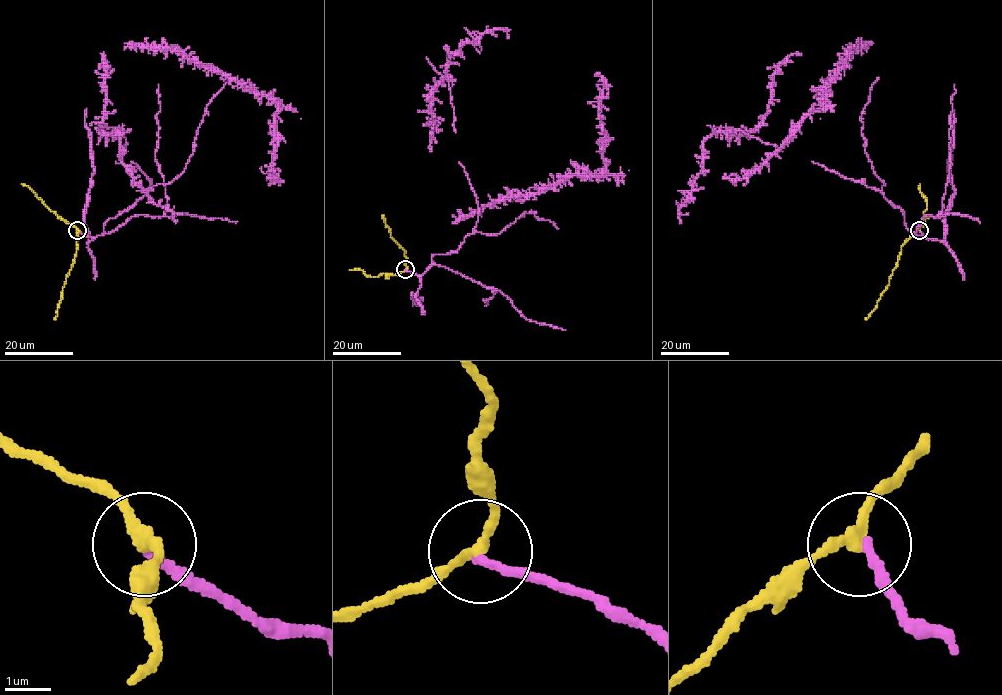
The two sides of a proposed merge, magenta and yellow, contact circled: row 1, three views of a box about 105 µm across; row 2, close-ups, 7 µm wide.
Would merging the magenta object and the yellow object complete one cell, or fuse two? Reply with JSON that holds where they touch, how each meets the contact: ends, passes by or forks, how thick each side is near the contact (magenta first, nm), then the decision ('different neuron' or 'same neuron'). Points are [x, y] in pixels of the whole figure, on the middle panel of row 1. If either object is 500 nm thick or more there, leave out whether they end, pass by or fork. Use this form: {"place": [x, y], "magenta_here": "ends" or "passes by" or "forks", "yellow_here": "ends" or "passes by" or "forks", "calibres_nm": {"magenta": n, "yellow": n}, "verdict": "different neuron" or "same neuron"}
{"place": [405, 269], "magenta_here": "ends", "yellow_here": "passes by", "calibres_nm": {"magenta": 200, "yellow": 240}, "verdict": "same neuron"}

